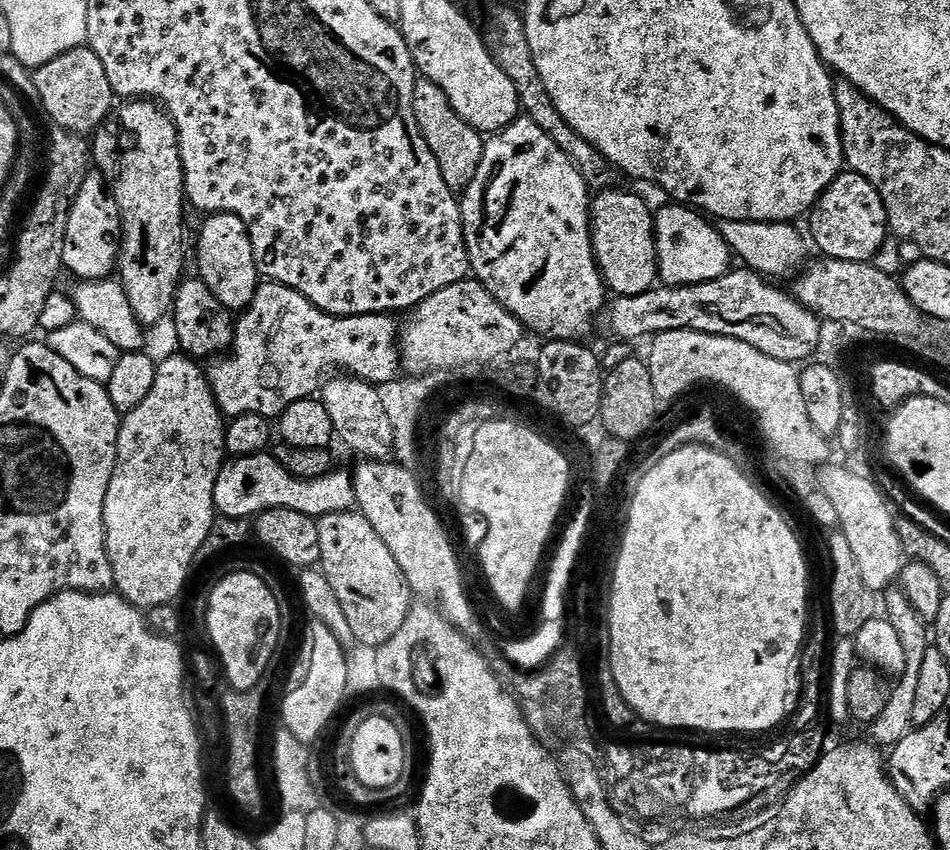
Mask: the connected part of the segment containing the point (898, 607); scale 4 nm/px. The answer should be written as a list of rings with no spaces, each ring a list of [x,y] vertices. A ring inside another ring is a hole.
[[[893,586],[883,593],[882,604],[888,607],[888,616],[886,623],[894,626],[895,632],[898,634],[898,642],[902,642],[902,651],[906,654],[906,670],[899,677],[900,680],[891,689],[888,701],[886,702],[886,710],[882,710],[882,714],[870,725],[870,737],[873,745],[879,746],[881,749],[891,749],[892,745],[902,742],[902,738],[906,738],[906,734],[912,731],[914,725],[914,694],[918,687],[918,673],[922,670],[922,658],[926,658],[930,647],[930,628],[929,625],[918,614],[918,610],[914,610],[914,606],[910,606],[910,598],[906,598],[906,594],[898,586]]]

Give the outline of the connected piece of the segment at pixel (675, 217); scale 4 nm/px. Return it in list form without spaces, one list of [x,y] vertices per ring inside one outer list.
[[[675,202],[669,205],[669,208],[657,211],[654,216],[659,283],[669,288],[681,288],[687,284],[714,282],[725,276],[733,267],[734,255],[715,223],[691,207]]]

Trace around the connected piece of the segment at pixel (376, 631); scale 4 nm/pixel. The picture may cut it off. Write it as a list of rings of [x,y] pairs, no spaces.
[[[359,511],[339,512],[319,517],[320,525],[320,562],[319,567],[324,577],[330,582],[334,594],[338,594],[338,602],[342,602],[342,610],[346,613],[346,622],[350,622],[352,639],[358,645],[365,644],[369,650],[382,647],[398,630],[402,630],[402,622],[406,622],[408,611],[414,607],[412,586],[406,582],[398,562],[394,562],[394,554],[386,550],[386,542],[378,538],[374,526]]]

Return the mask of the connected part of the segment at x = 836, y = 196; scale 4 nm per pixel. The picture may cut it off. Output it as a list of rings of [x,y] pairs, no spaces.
[[[851,170],[841,172],[834,182],[830,182],[828,189],[820,196],[820,201],[813,206],[810,219],[811,243],[815,247],[817,244],[824,251],[821,253],[830,260],[867,264],[874,260],[880,247],[890,240],[886,206],[878,190],[874,190],[874,186],[862,178],[862,174]]]

